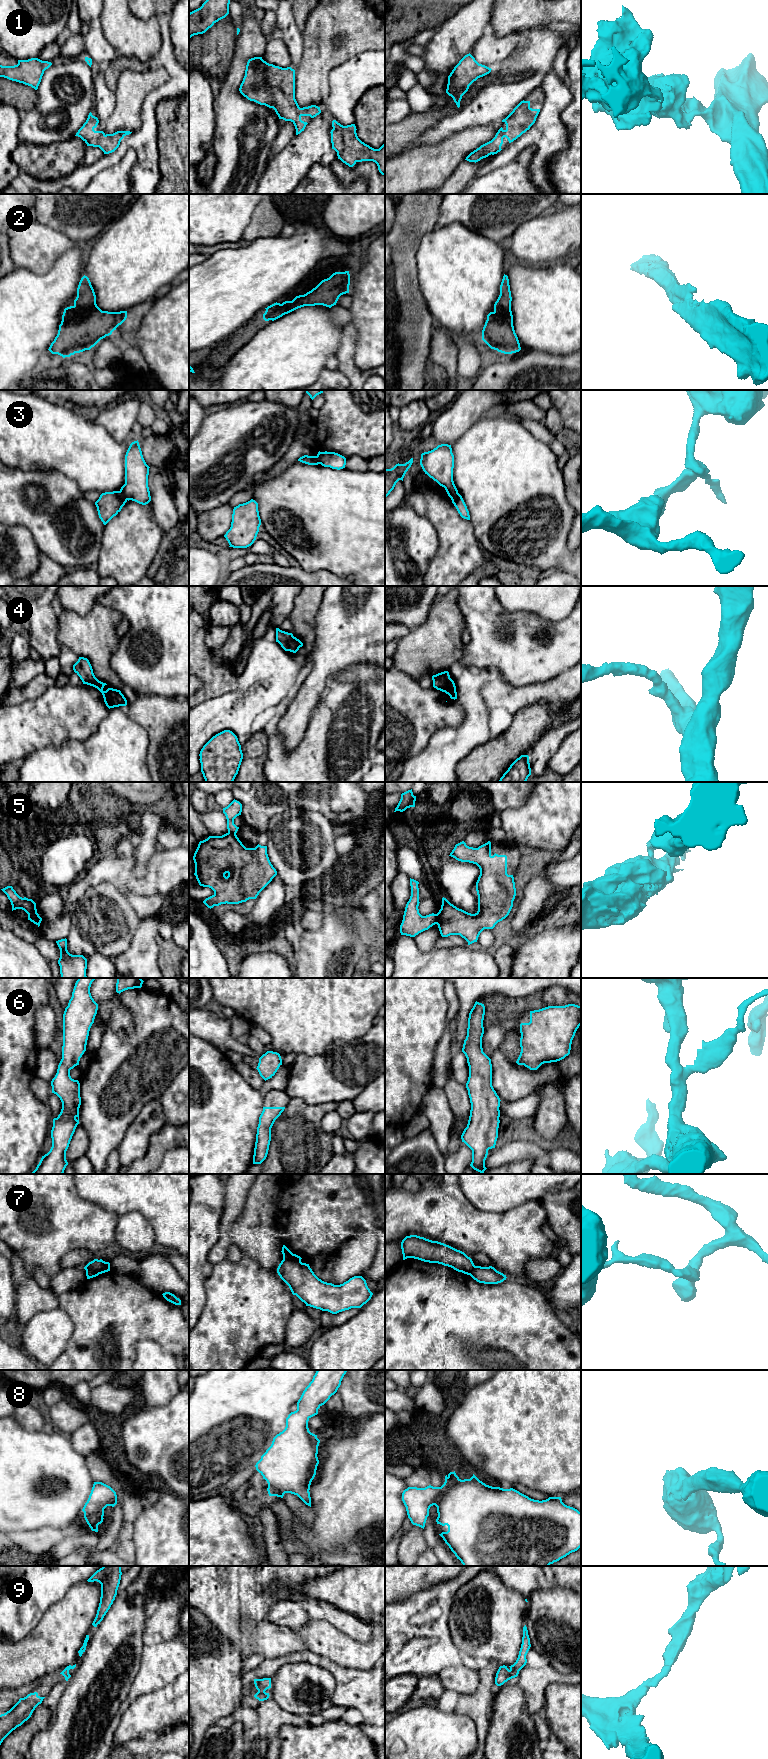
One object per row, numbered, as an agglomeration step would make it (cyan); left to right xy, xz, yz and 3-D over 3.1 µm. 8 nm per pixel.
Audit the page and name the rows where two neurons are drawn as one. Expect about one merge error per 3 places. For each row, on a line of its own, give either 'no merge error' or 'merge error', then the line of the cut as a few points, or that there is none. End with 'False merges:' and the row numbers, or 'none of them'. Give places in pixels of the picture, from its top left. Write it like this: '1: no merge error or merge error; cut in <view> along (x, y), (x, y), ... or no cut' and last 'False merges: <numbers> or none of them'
1: no merge error; no cut
2: no merge error; no cut
3: merge error; cut in xy along (119, 491), (126, 500)
4: no merge error; no cut
5: merge error; cut in yz along (436, 914), (437, 923)
6: no merge error; no cut
7: merge error; cut in xz along (283, 1257), (289, 1260), (300, 1261)
8: no merge error; no cut
9: no merge error; no cut
False merges: 3, 5, 7

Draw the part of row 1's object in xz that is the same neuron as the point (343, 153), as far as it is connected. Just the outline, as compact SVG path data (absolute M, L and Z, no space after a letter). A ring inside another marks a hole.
M333 120L332 127L332 149L337 152L338 159L349 167L357 162L373 161L379 172L385 176L385 142L379 149L374 149L358 138L355 124L343 126Z

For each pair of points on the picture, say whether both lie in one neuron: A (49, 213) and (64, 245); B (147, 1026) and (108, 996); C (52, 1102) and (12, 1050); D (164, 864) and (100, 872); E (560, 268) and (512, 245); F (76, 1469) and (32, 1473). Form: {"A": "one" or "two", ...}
{"A": "two", "B": "two", "C": "two", "D": "one", "E": "two", "F": "one"}

